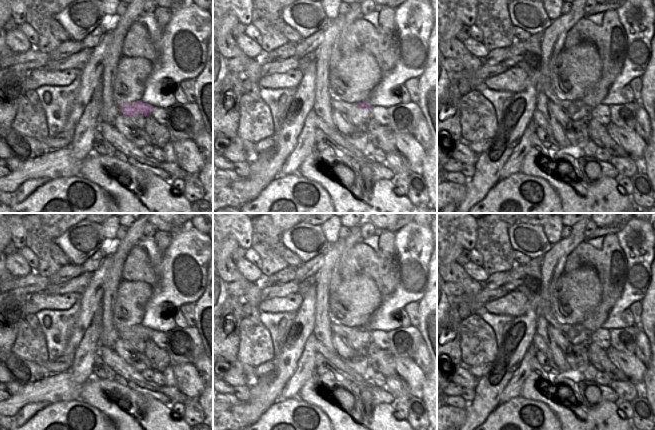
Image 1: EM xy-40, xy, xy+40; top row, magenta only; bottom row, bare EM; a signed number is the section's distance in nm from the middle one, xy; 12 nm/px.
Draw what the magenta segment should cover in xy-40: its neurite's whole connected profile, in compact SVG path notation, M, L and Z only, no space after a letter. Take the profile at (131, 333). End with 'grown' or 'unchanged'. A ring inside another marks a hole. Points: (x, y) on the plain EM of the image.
M141 324L129 328L119 328L116 329L116 331L119 335L119 338L123 338L128 342L136 338L143 338L145 341L151 340L151 335L153 332L152 329L143 327Z | grown

